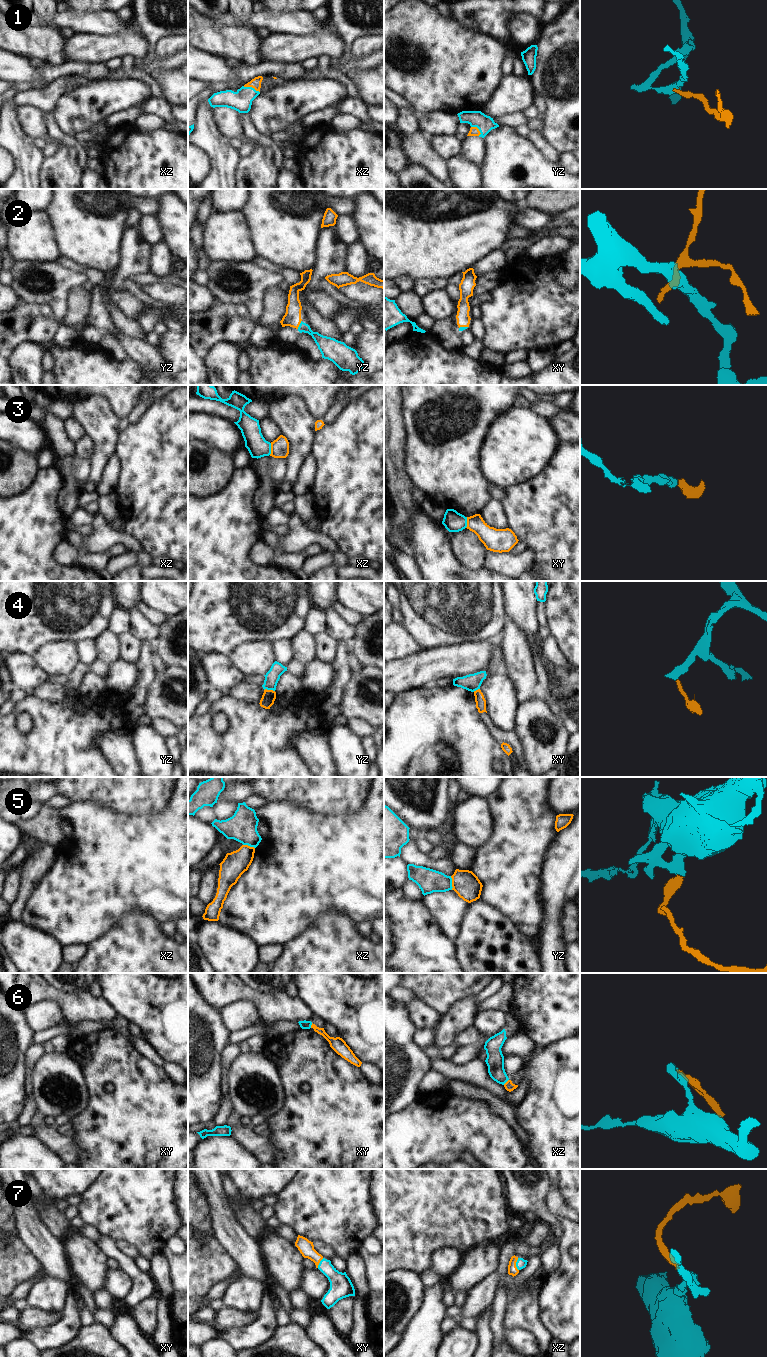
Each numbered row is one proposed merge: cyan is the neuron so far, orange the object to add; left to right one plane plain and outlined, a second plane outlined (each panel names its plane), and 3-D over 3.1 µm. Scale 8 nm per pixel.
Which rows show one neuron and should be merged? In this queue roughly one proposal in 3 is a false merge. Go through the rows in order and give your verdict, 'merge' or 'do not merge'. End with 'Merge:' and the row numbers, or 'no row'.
1: merge
2: merge
3: do not merge
4: do not merge
5: do not merge
6: do not merge
7: merge
Merge: 1, 2, 7

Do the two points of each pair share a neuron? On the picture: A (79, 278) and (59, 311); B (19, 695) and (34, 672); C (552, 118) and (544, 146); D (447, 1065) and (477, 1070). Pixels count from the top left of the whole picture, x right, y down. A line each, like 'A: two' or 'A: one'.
A: one
B: two
C: two
D: one

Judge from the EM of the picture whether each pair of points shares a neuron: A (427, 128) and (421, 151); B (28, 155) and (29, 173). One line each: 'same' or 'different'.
A: different
B: same

